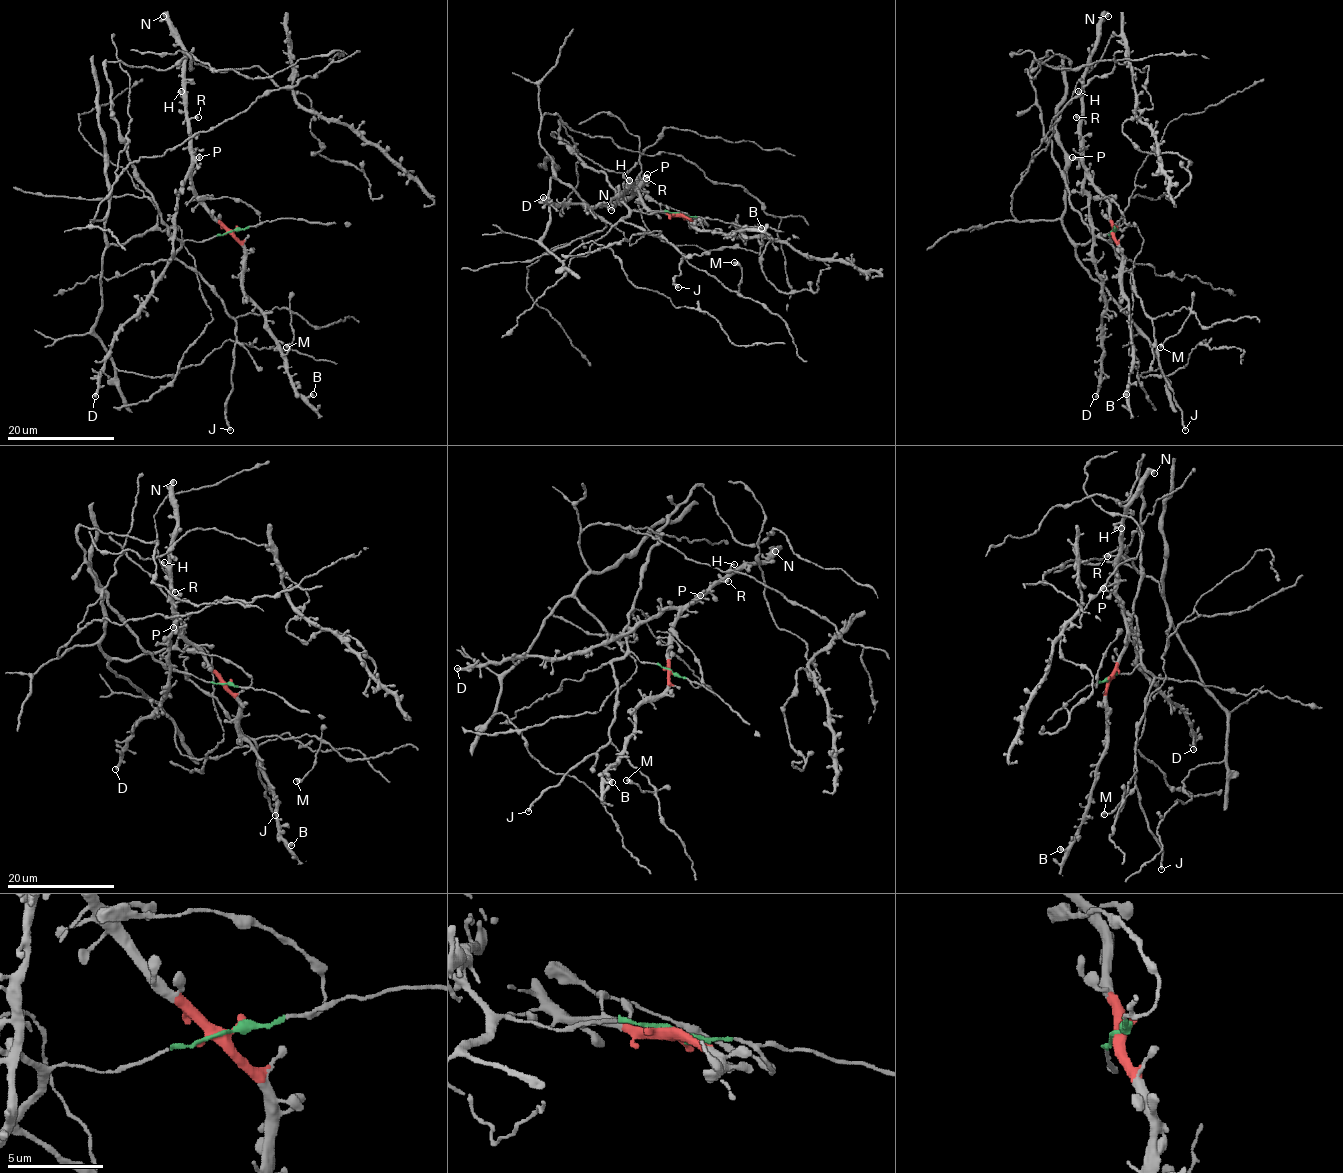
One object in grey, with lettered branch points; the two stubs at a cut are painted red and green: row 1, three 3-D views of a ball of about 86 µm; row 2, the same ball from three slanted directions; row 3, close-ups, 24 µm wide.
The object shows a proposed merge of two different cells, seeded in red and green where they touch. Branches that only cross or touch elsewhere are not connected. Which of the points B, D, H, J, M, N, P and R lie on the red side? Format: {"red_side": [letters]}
{"red_side": ["B", "D", "H", "N", "P", "R"]}

